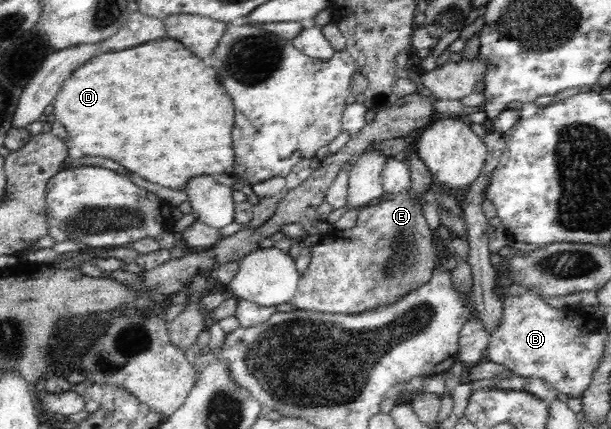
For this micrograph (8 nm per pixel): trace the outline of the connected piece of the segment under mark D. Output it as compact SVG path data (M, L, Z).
M172 37L92 57L64 81L53 105L51 119L64 125L69 142L72 141L70 146L78 147L82 155L108 157L145 180L160 183L162 187L182 190L195 178L219 177L229 174L234 168L232 99L228 97L218 73Z

